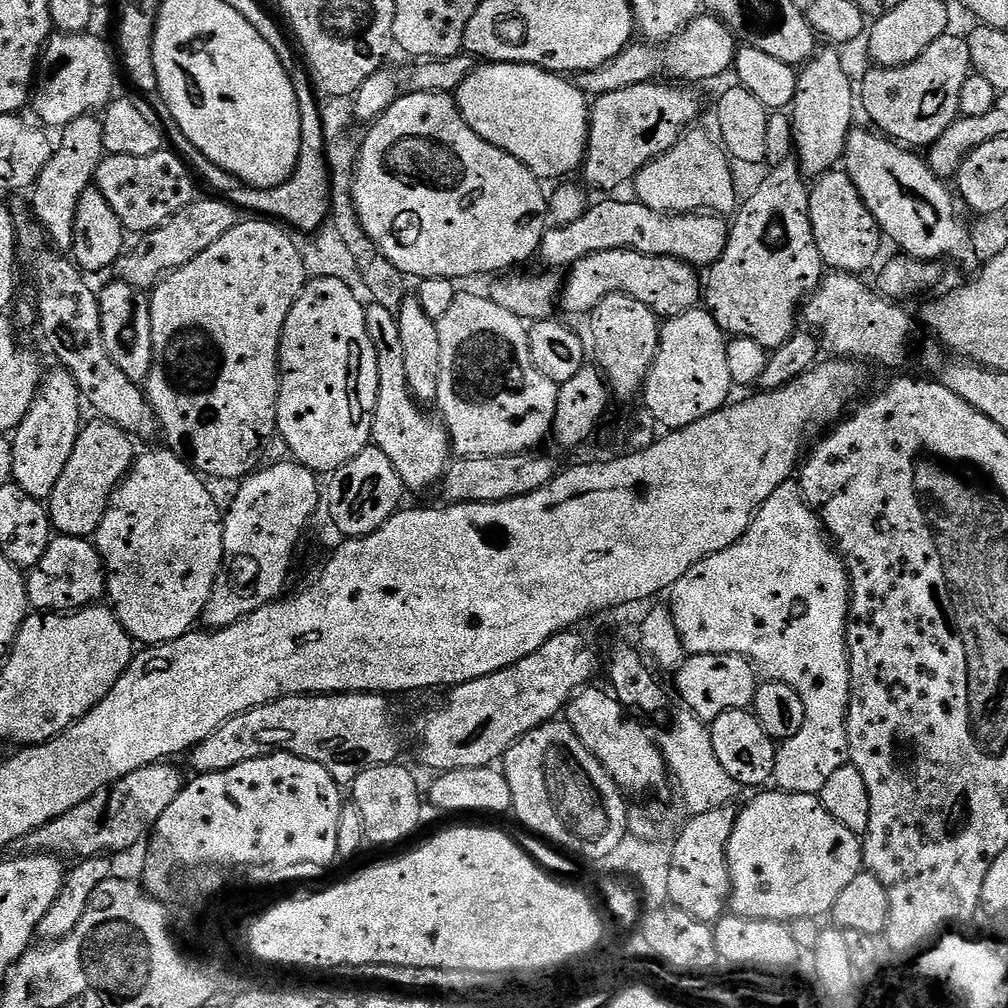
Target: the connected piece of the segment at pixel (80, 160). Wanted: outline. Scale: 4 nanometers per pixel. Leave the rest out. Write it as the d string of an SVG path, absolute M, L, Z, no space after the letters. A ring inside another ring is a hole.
M95 115L83 116L70 122L59 133L60 144L52 149L50 162L31 189L34 220L44 228L49 241L57 249L68 250L74 238L74 214L78 210L78 198L93 187L98 166L104 161L104 126Z

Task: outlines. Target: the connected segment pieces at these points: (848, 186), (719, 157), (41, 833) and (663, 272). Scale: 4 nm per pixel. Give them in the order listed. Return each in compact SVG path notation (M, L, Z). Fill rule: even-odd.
M843 170L827 172L811 185L810 226L814 226L814 242L818 242L818 254L833 272L864 274L864 271L880 256L882 233L874 214L858 194L858 186Z
M689 130L681 136L680 141L677 142L666 154L662 154L657 160L651 160L647 166L645 166L636 175L634 181L634 187L636 187L635 199L639 203L646 205L650 210L658 210L659 212L667 212L669 214L695 214L701 210L707 210L712 214L732 214L735 213L738 207L738 196L736 200L736 180L732 177L732 168L734 169L733 161L730 159L727 152L715 139L712 140L704 132L695 132L696 130Z
M169 761L147 764L141 770L128 774L118 782L108 784L64 815L51 820L46 826L38 827L30 834L18 839L12 845L18 854L53 854L67 856L78 854L86 857L115 854L139 845L143 838L174 802L184 787L186 780L181 772Z
M606 250L598 254L590 254L572 265L562 284L562 308L563 311L565 308L568 312L591 314L598 306L598 302L602 302L602 298L614 294L633 296L638 302L645 304L657 318L677 316L701 303L702 276L692 265L669 256L647 256L638 254L634 250Z

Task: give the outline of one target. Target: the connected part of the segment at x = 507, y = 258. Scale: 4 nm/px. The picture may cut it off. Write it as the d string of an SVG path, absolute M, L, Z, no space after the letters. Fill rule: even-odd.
M413 92L401 94L393 104L386 109L382 115L374 121L372 128L368 132L368 137L363 137L360 145L360 157L356 163L356 177L352 187L352 197L358 218L366 230L368 237L380 247L380 253L394 266L399 272L403 272L405 277L419 278L446 278L453 282L461 282L467 276L484 276L487 272L492 274L504 274L515 264L524 264L531 256L535 257L540 250L540 243L546 231L546 225L550 220L550 200L544 196L545 185L536 179L536 176L518 158L506 154L498 146L486 142L462 118L460 109L456 106L456 101L451 95L442 92Z

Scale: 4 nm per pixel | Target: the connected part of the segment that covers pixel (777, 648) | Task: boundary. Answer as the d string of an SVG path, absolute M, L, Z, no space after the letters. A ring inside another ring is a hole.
M795 479L787 480L766 502L758 509L752 524L742 534L734 546L722 550L718 554L708 556L705 560L700 560L697 564L692 564L682 578L670 590L672 596L672 621L680 635L680 641L685 653L697 656L698 654L738 654L746 656L755 662L762 669L764 667L765 677L768 680L780 680L783 684L796 691L798 698L802 698L802 706L806 710L806 722L802 722L802 730L794 734L794 738L783 741L776 749L776 765L772 780L775 787L782 792L797 792L798 794L819 794L822 786L843 764L849 763L848 759L848 703L850 702L850 666L848 665L848 605L850 603L850 581L847 567L840 555L836 551L833 541L830 539L821 519L813 512L810 505L804 501L804 496L800 493L800 485Z

